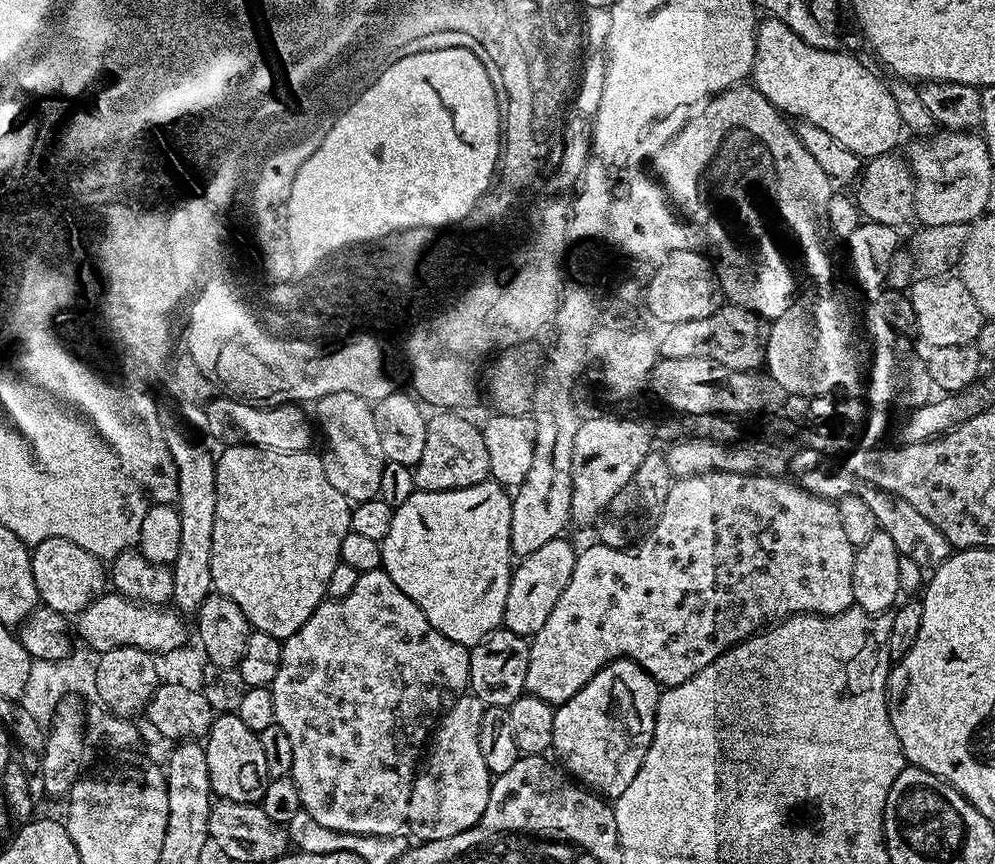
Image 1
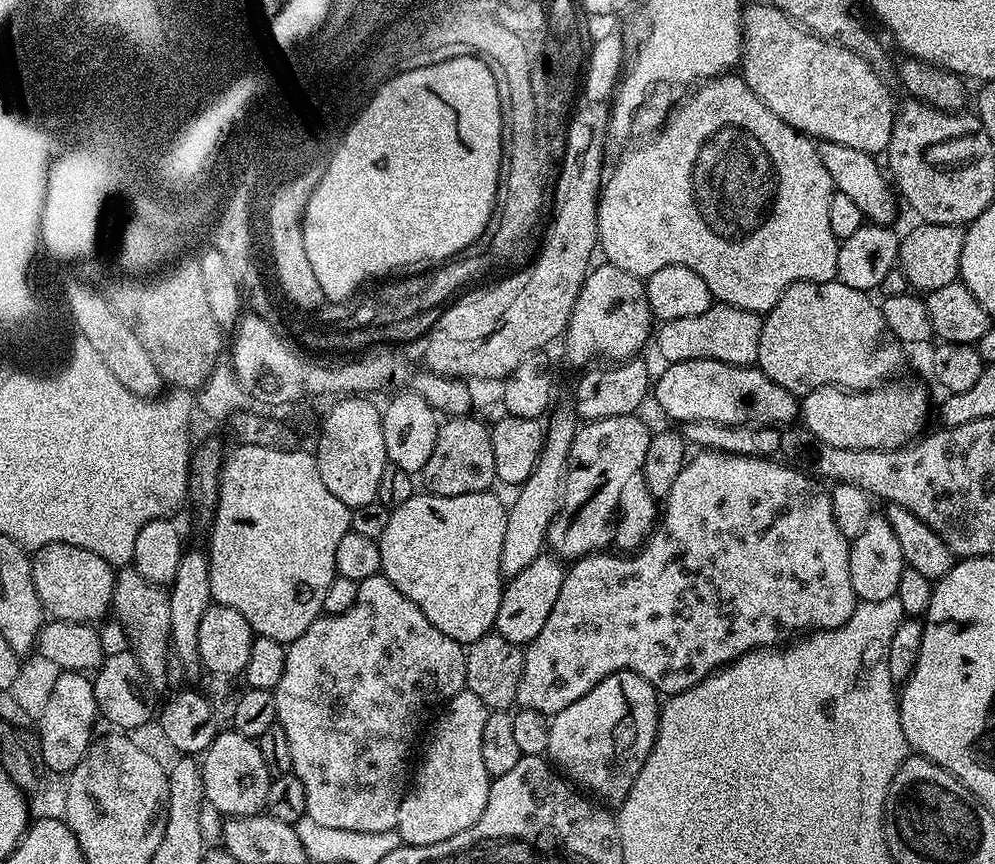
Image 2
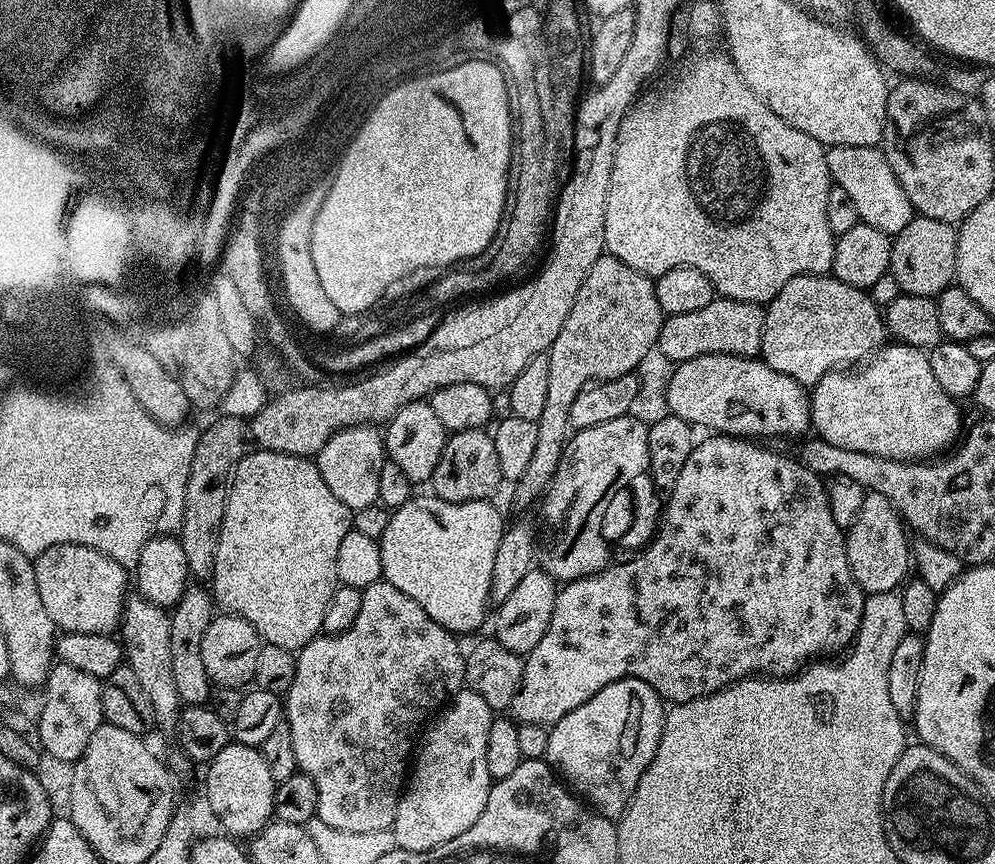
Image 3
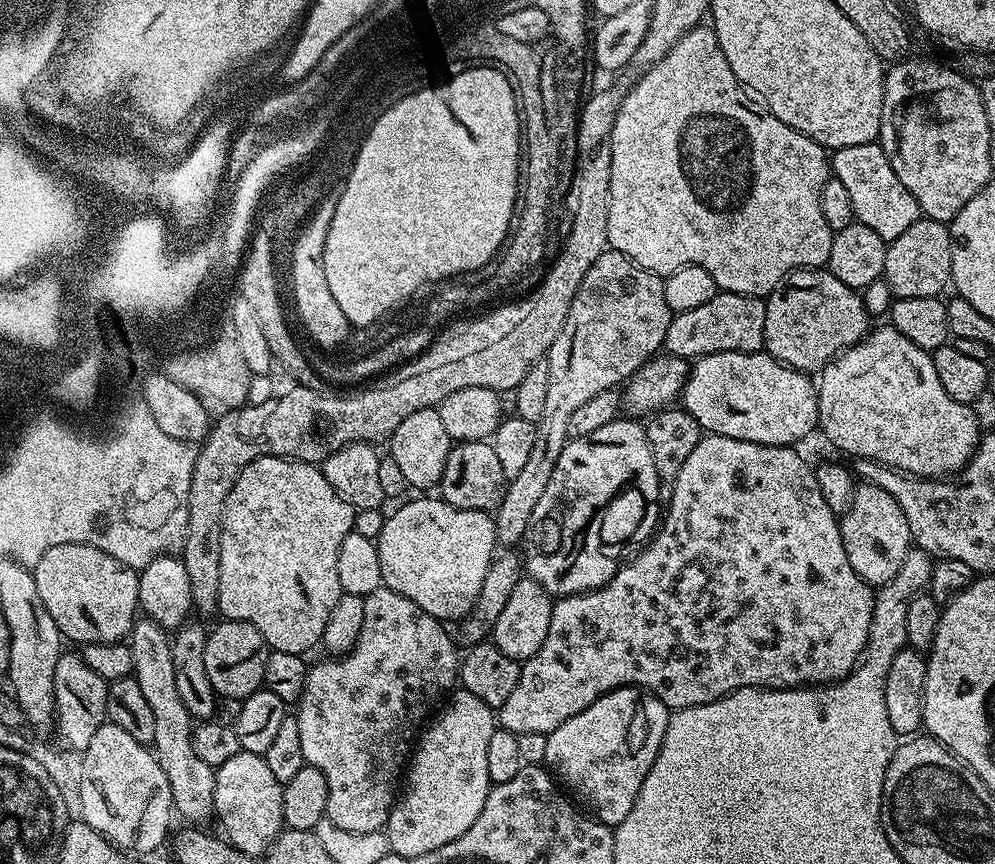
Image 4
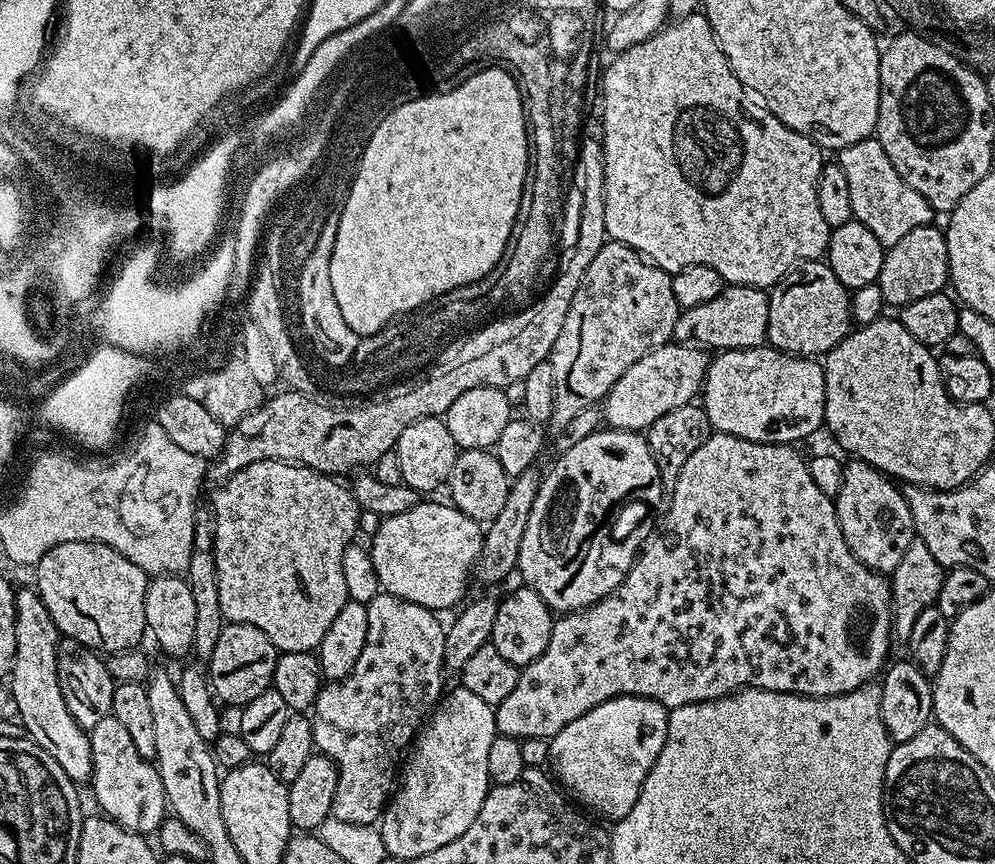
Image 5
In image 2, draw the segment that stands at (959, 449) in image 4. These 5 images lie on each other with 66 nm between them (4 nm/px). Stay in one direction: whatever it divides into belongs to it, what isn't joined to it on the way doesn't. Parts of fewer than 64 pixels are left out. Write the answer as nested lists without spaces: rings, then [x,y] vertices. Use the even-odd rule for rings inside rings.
[[[893,379],[866,392],[845,390],[839,386],[819,388],[803,397],[798,412],[821,444],[854,450],[902,448],[925,431],[924,423],[928,420],[927,390],[916,380],[904,379]]]

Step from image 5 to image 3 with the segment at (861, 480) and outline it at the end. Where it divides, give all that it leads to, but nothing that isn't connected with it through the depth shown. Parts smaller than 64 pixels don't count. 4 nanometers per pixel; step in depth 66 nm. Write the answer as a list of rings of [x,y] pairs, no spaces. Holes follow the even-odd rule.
[[[865,495],[862,506],[856,511],[856,517],[844,536],[844,553],[850,566],[850,574],[861,593],[890,594],[903,583],[908,566],[910,570],[910,546],[905,533],[907,531],[903,521],[886,498]]]

